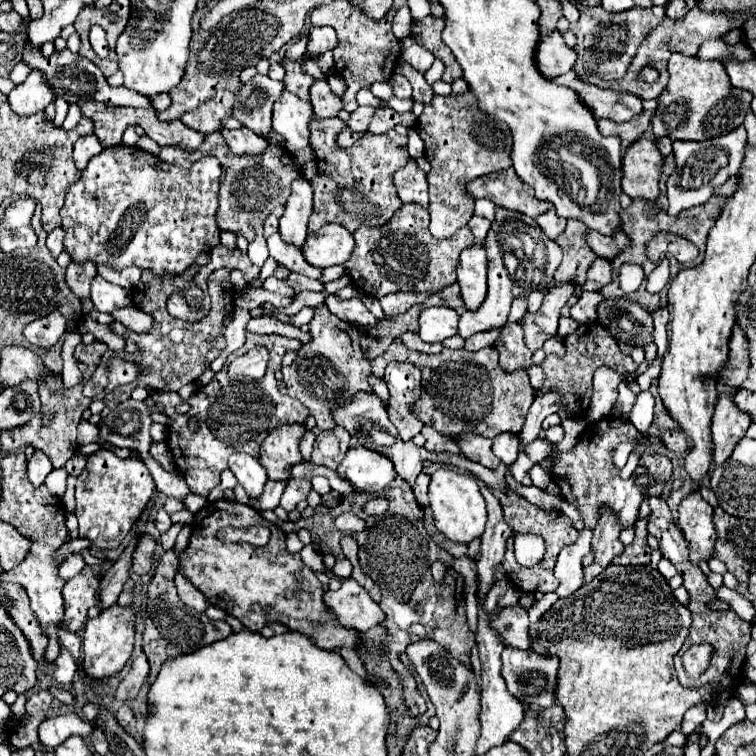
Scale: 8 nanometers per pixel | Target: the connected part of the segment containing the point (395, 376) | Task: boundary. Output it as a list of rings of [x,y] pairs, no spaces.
[[[407,361],[389,363],[383,381],[387,383],[389,389],[389,405],[387,405],[389,419],[397,427],[399,437],[403,441],[409,441],[423,427],[421,419],[411,411],[411,407],[421,395],[421,371]]]

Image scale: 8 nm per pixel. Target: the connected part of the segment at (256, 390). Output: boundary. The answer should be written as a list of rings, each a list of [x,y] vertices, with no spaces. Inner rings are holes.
[[[249,333],[245,345],[239,349],[237,355],[247,353],[255,345],[265,345],[270,352],[265,377],[263,377],[263,381],[259,379],[255,383],[255,387],[224,389],[231,382],[227,372],[222,370],[214,376],[218,381],[214,389],[199,389],[189,399],[191,409],[189,409],[187,415],[177,415],[175,413],[175,405],[177,405],[177,395],[175,393],[163,393],[163,391],[151,393],[151,397],[155,399],[157,409],[161,413],[167,411],[167,415],[171,417],[167,445],[169,445],[169,449],[173,453],[173,461],[175,461],[177,471],[183,473],[187,485],[191,487],[191,491],[195,495],[207,497],[209,491],[221,483],[219,477],[221,477],[221,471],[227,469],[229,455],[233,455],[237,451],[245,451],[245,453],[253,455],[255,459],[259,459],[259,447],[261,447],[263,439],[267,437],[267,433],[273,427],[277,427],[281,423],[303,423],[305,417],[309,415],[309,411],[303,407],[303,403],[297,405],[295,399],[279,393],[277,379],[275,379],[275,372],[282,367],[282,358],[285,351],[289,349],[297,352],[299,347],[302,346],[301,342],[298,339],[281,337],[281,335],[257,335],[257,333]],[[193,415],[199,417],[199,431],[197,433],[193,433],[187,427],[187,421]]]

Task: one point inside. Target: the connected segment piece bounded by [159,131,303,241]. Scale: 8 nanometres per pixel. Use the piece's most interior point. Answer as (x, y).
(251, 187)

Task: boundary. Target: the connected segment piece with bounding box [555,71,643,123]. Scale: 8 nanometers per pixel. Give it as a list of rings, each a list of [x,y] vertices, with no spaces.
[[[573,71],[567,75],[561,75],[555,79],[559,85],[567,85],[571,89],[575,89],[581,99],[593,109],[595,119],[607,117],[613,121],[631,121],[635,115],[639,115],[643,111],[641,107],[641,99],[637,95],[631,93],[619,93],[613,89],[601,89],[597,85],[589,85],[585,81],[581,81]]]

